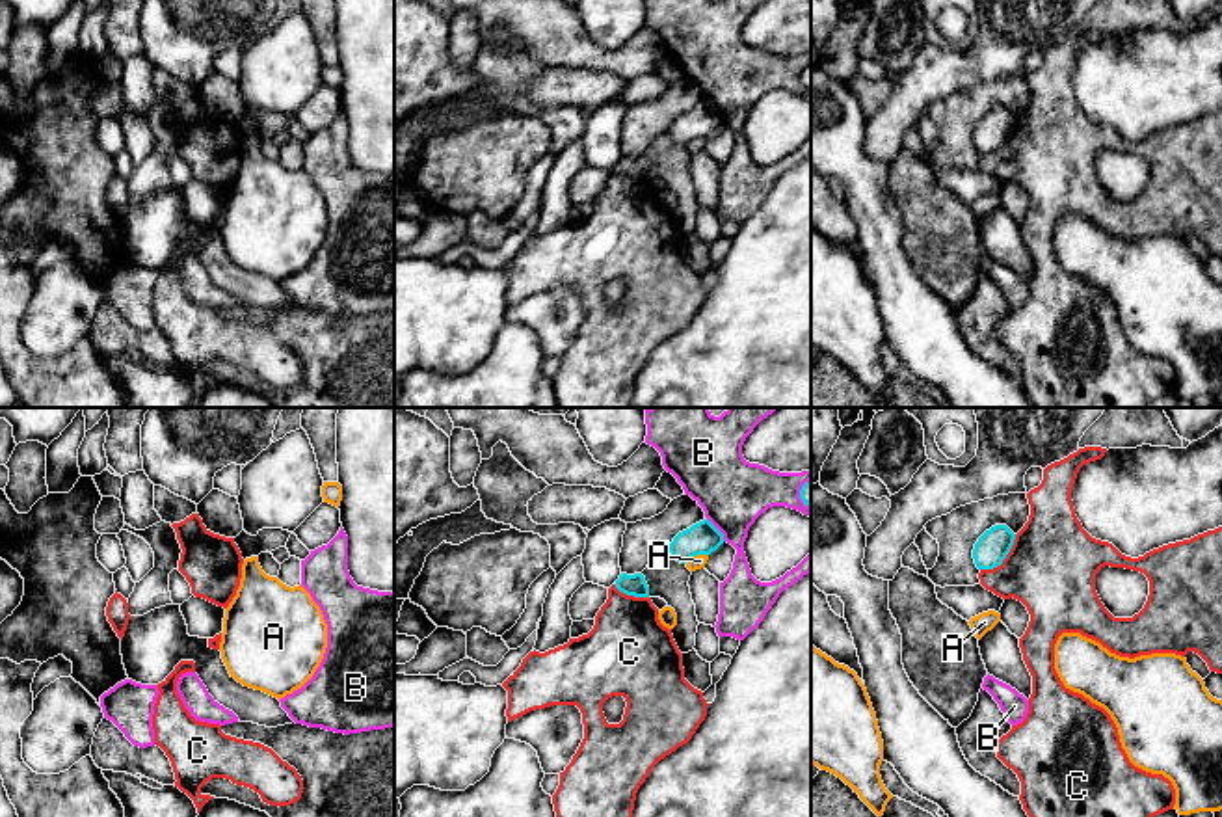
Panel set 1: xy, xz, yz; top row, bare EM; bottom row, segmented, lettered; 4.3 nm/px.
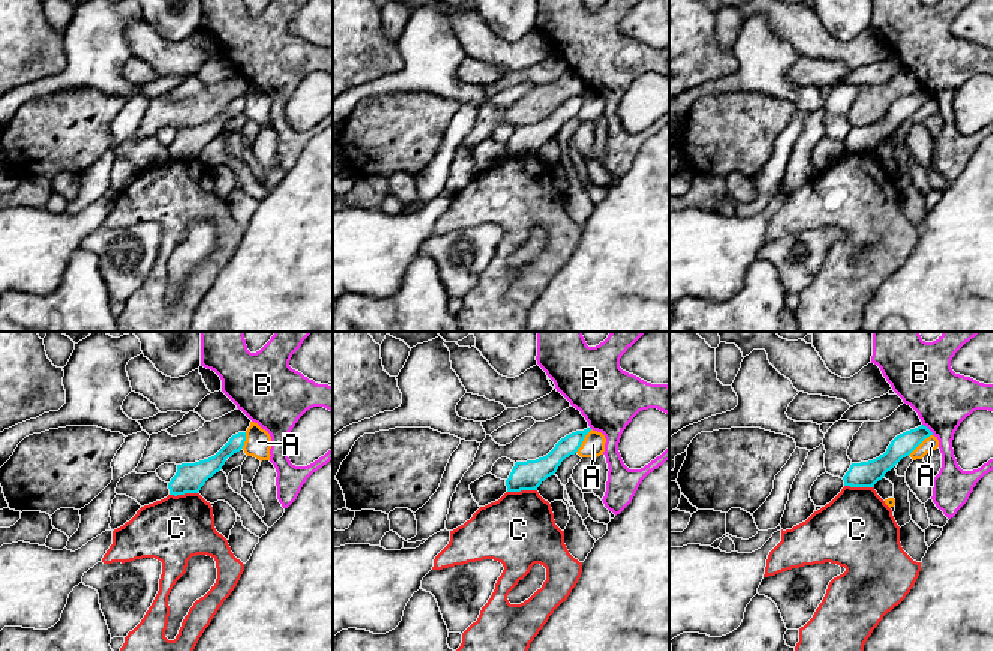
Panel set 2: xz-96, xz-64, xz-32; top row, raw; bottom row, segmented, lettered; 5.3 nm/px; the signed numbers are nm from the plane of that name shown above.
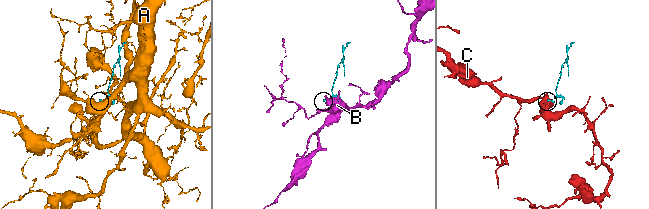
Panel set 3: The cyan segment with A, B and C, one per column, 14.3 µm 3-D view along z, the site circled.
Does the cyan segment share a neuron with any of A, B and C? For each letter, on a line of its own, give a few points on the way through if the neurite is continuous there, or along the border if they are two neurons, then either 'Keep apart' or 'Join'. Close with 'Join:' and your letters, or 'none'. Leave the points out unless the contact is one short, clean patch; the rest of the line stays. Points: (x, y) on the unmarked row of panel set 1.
A: Keep apart
B: Keep apart
C: Boundary: yz (1016, 118), (1007, 140), (999, 147), (981, 153). Keep apart
Join: none

